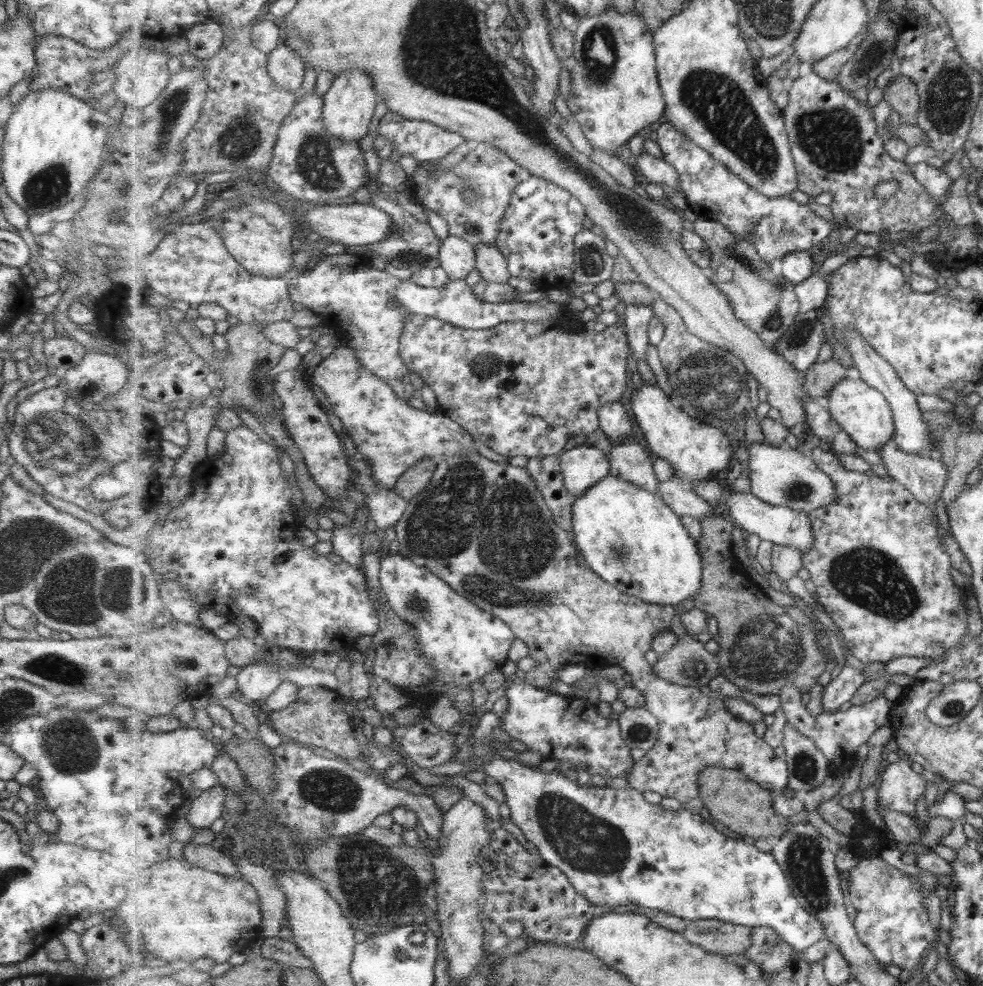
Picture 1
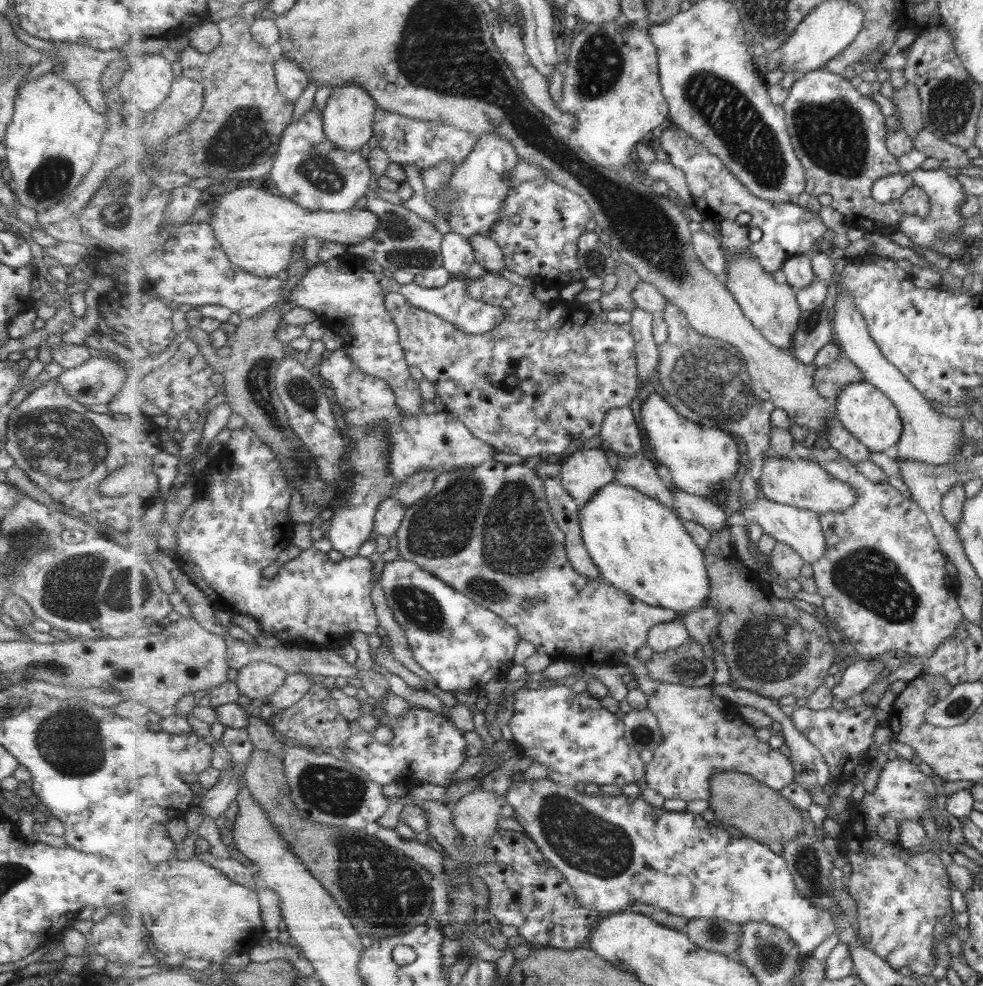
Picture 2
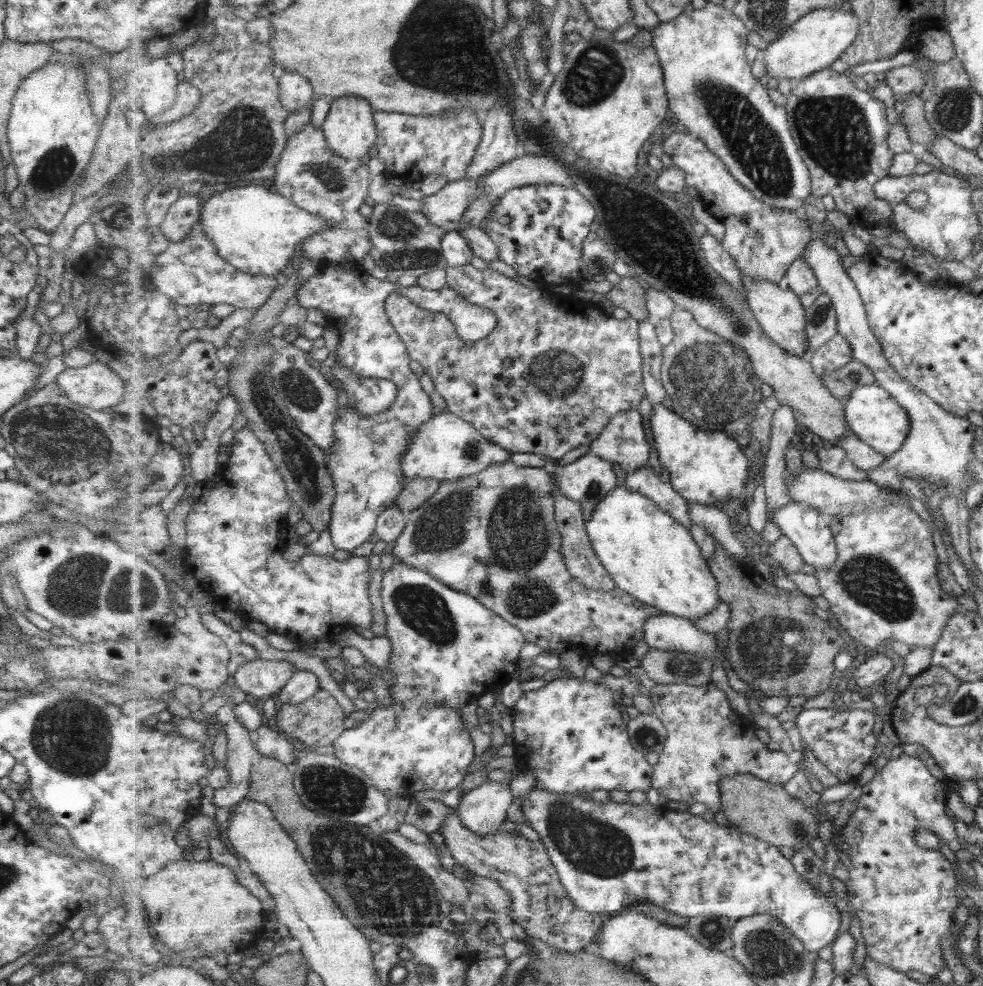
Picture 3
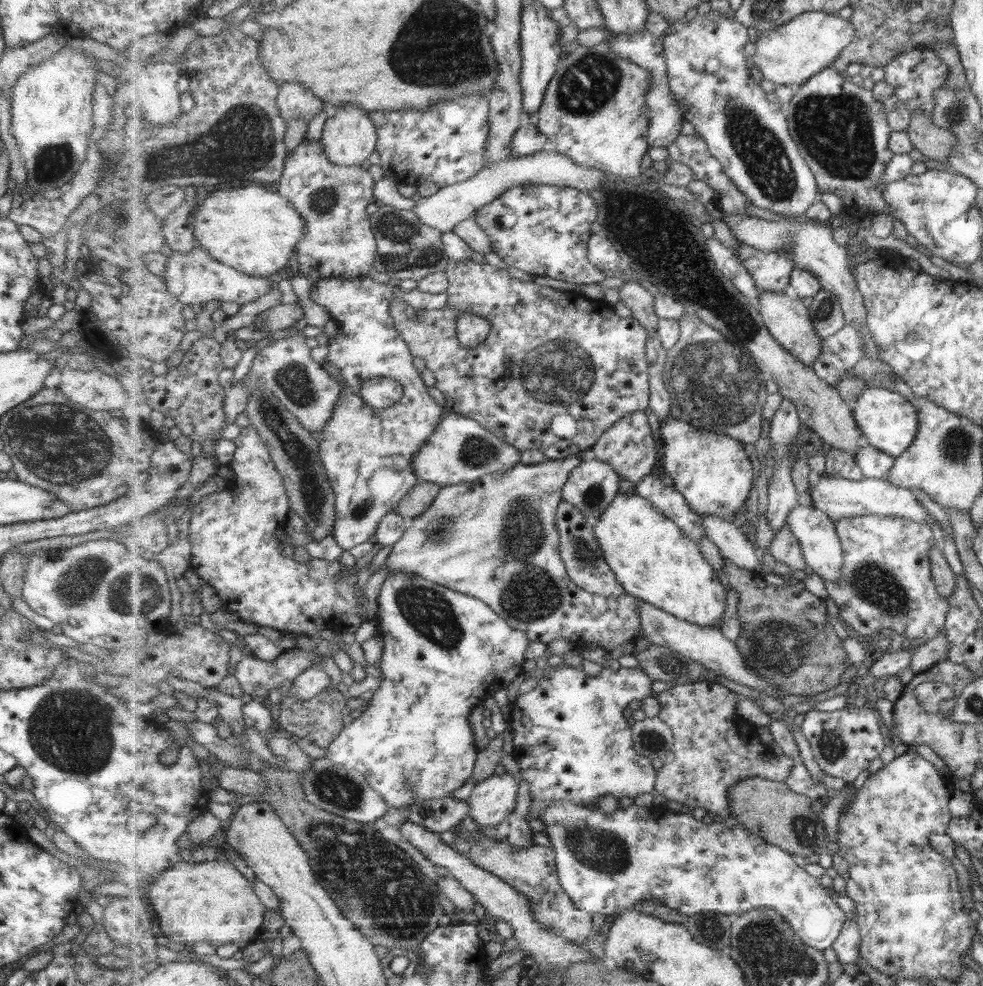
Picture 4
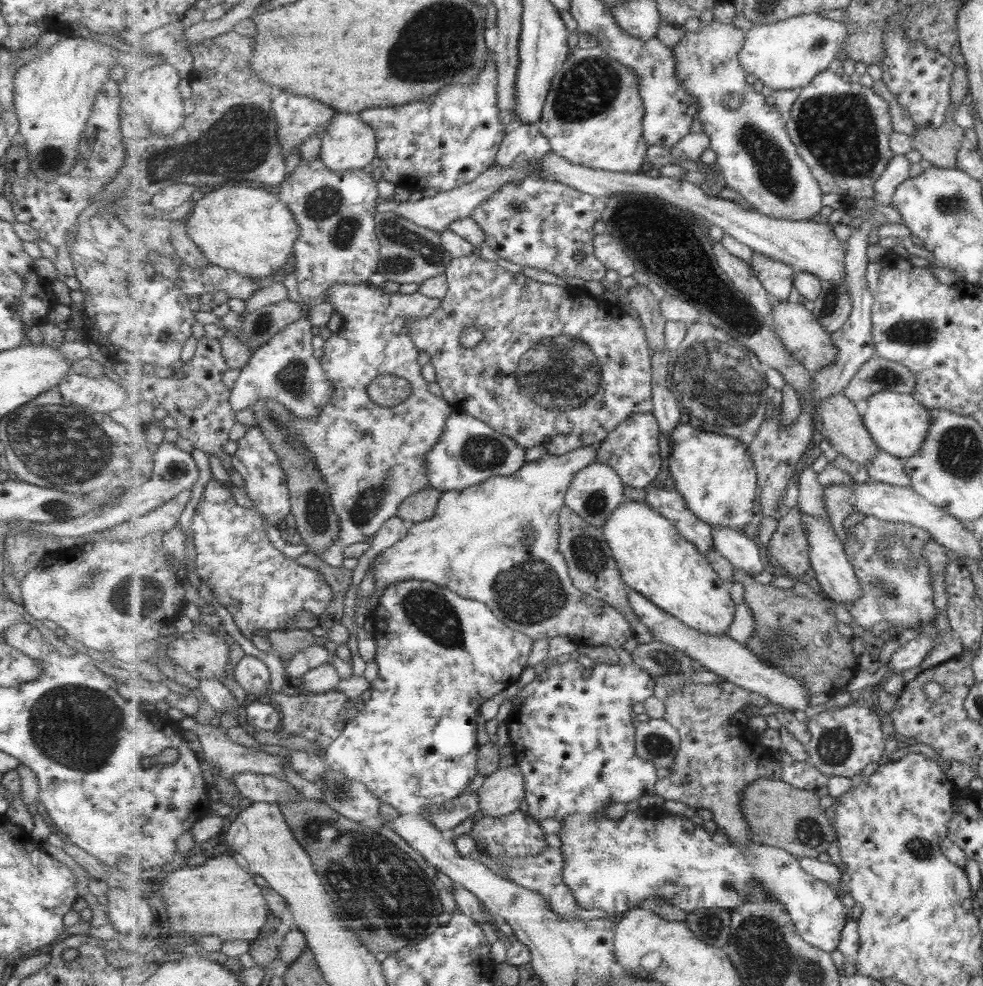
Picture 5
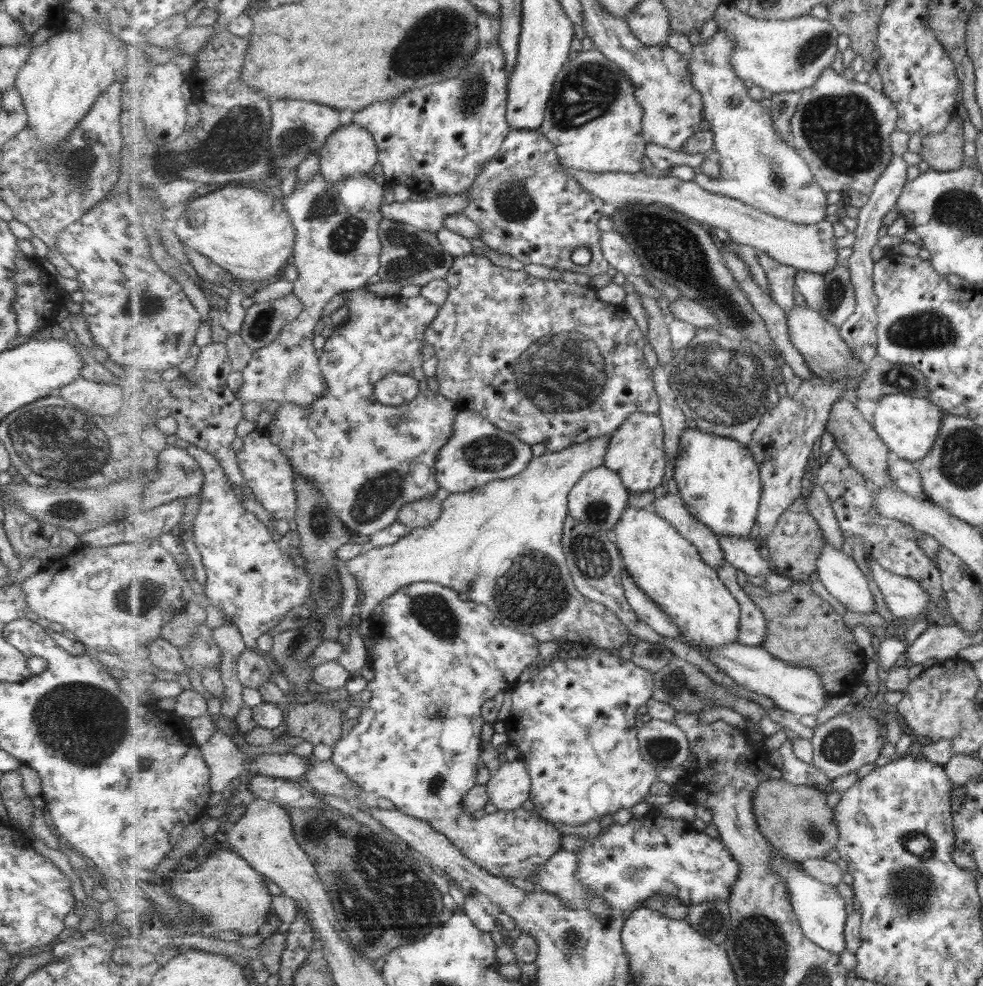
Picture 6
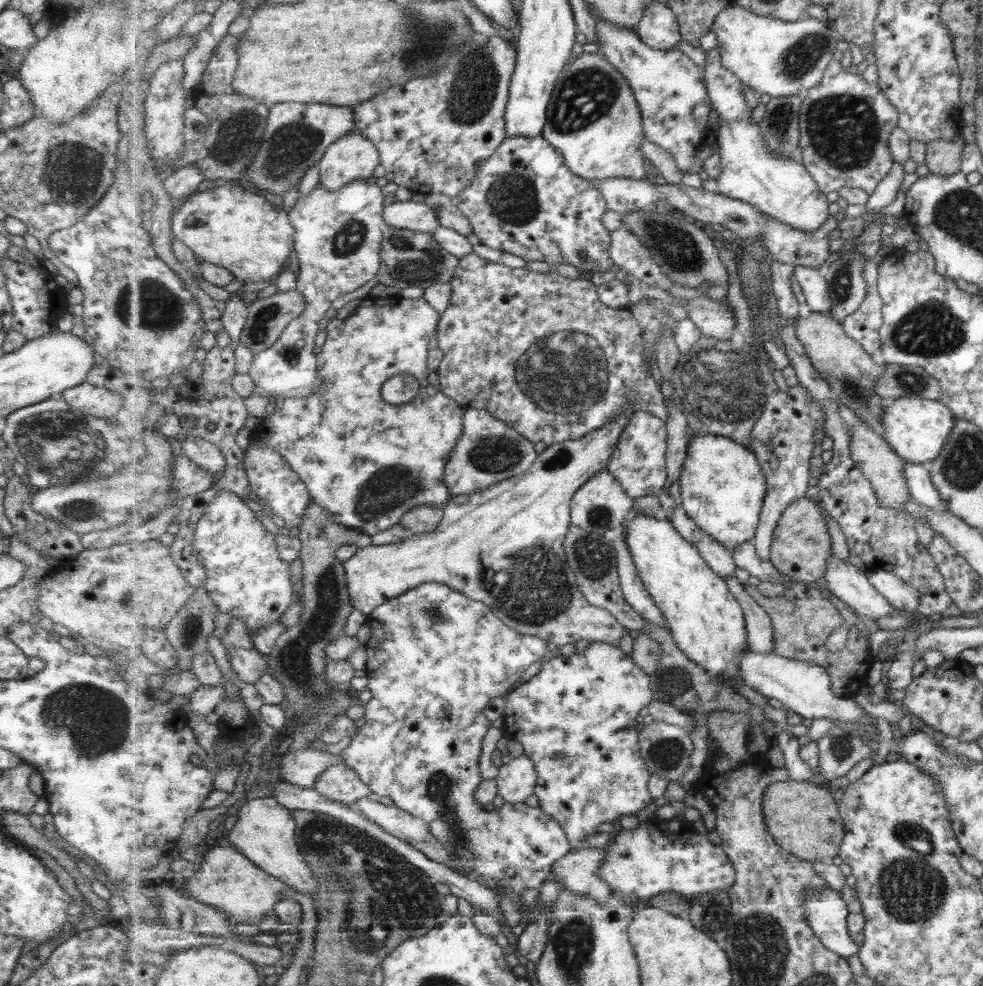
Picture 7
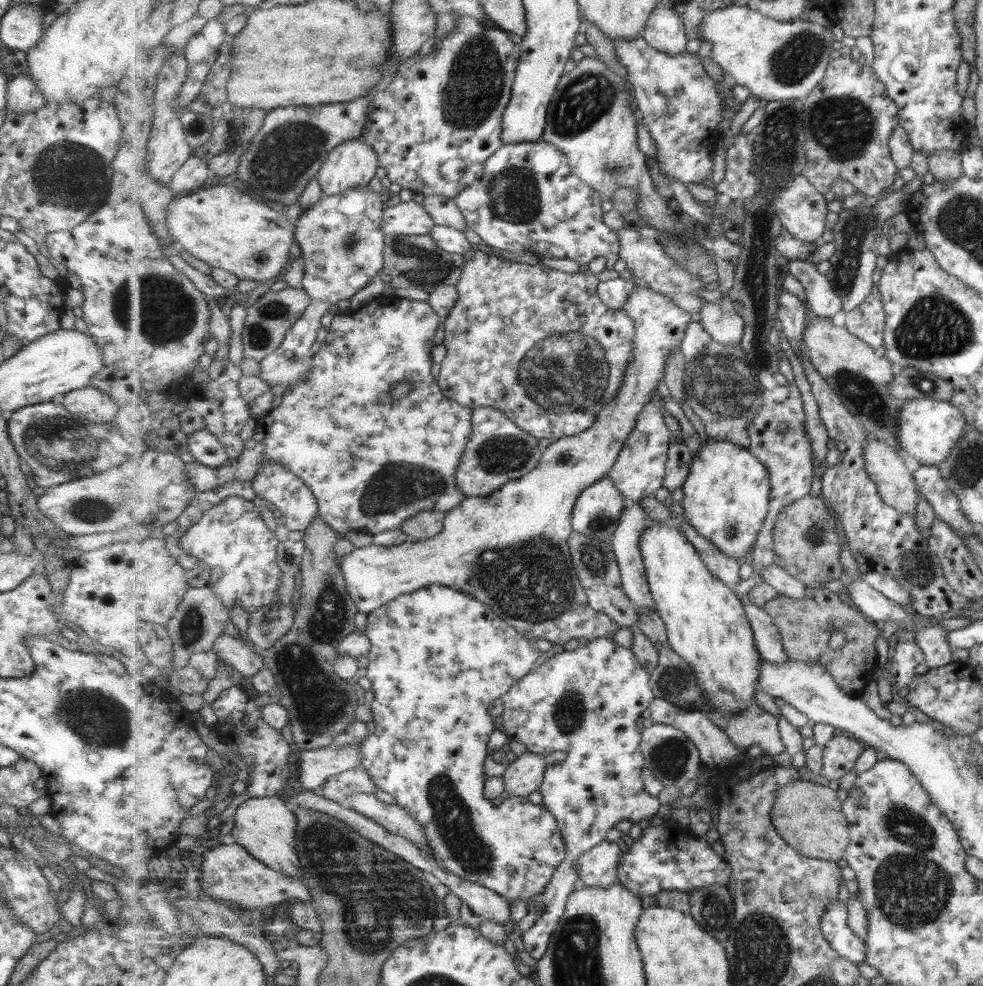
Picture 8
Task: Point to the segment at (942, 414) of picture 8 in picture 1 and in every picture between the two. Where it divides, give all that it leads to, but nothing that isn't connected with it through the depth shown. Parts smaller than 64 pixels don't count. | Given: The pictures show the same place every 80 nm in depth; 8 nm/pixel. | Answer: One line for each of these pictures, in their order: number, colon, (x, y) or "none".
1: (863, 411)
2: (868, 413)
3: (876, 417)
4: (889, 422)
5: (898, 422)
6: (908, 425)
7: (917, 428)

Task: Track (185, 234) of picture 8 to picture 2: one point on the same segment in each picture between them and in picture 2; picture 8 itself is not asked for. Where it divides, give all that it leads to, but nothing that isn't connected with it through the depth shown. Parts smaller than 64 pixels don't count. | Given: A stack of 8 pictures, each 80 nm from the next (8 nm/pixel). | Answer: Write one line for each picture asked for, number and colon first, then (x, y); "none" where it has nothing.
2: (255, 229)
3: (255, 229)
4: (253, 229)
5: (249, 230)
6: (250, 234)
7: (229, 226)

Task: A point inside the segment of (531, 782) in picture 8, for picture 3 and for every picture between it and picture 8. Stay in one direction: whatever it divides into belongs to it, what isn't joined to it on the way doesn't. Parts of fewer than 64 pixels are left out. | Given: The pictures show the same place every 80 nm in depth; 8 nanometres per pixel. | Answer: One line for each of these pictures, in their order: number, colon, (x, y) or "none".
3: (483, 810)
4: (492, 801)
5: (501, 793)
6: (511, 786)
7: (518, 779)

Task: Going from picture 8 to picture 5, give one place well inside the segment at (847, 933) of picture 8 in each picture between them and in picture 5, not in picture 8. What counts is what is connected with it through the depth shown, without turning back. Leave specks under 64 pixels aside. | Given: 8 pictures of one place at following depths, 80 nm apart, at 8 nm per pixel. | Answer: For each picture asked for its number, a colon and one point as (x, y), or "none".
5: (612, 865)
6: (822, 912)
7: (827, 912)

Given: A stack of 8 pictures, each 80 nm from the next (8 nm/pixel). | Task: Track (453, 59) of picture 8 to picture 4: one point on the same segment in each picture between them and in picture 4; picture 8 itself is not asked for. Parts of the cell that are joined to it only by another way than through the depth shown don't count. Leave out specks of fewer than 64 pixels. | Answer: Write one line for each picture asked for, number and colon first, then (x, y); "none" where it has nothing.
4: (446, 144)
5: (442, 141)
6: (439, 136)
7: (434, 133)

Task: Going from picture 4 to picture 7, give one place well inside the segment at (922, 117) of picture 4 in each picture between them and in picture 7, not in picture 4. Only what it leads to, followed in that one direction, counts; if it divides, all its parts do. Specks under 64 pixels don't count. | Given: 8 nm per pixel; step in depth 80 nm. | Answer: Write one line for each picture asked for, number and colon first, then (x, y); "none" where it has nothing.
5: (938, 146)
6: (942, 152)
7: (942, 157)

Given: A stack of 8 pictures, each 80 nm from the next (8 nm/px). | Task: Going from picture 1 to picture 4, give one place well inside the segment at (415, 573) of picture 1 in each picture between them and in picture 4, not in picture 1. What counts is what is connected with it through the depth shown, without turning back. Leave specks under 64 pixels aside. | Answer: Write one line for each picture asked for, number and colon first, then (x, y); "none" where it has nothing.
2: (462, 645)
3: (448, 647)
4: (445, 652)

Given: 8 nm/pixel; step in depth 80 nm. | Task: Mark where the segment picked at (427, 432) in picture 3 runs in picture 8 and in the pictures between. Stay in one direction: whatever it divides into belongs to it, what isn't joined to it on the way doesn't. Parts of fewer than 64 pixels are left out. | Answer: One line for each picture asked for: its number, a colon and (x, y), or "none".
4: (460, 450)
5: (470, 452)
6: (478, 452)
7: (490, 451)
8: (499, 451)

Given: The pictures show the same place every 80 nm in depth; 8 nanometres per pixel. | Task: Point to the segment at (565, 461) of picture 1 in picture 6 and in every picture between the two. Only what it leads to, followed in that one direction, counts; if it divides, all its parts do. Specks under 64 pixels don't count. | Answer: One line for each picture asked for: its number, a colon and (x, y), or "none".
2: (586, 471)
3: (587, 479)
4: (592, 487)
5: (597, 491)
6: (600, 498)

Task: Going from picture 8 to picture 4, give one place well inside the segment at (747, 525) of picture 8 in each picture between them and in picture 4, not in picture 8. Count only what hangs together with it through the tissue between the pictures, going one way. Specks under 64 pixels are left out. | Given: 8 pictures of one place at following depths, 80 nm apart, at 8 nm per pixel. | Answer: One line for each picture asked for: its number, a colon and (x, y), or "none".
4: (713, 472)
5: (715, 473)
6: (719, 479)
7: (723, 487)

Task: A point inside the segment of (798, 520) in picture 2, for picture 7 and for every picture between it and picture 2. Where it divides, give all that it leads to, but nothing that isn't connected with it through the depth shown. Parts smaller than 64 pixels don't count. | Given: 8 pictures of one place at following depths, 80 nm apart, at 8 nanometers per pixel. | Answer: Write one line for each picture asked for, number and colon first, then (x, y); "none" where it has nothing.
3: (808, 528)
4: (823, 550)
5: (833, 570)
6: (838, 572)
7: (850, 584)

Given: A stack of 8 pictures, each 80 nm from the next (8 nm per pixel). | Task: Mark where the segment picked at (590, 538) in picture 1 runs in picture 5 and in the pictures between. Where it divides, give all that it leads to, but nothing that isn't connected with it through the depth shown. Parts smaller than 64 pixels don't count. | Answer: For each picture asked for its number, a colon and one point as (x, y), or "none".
2: (639, 545)
3: (651, 555)
4: (655, 560)
5: (655, 559)

